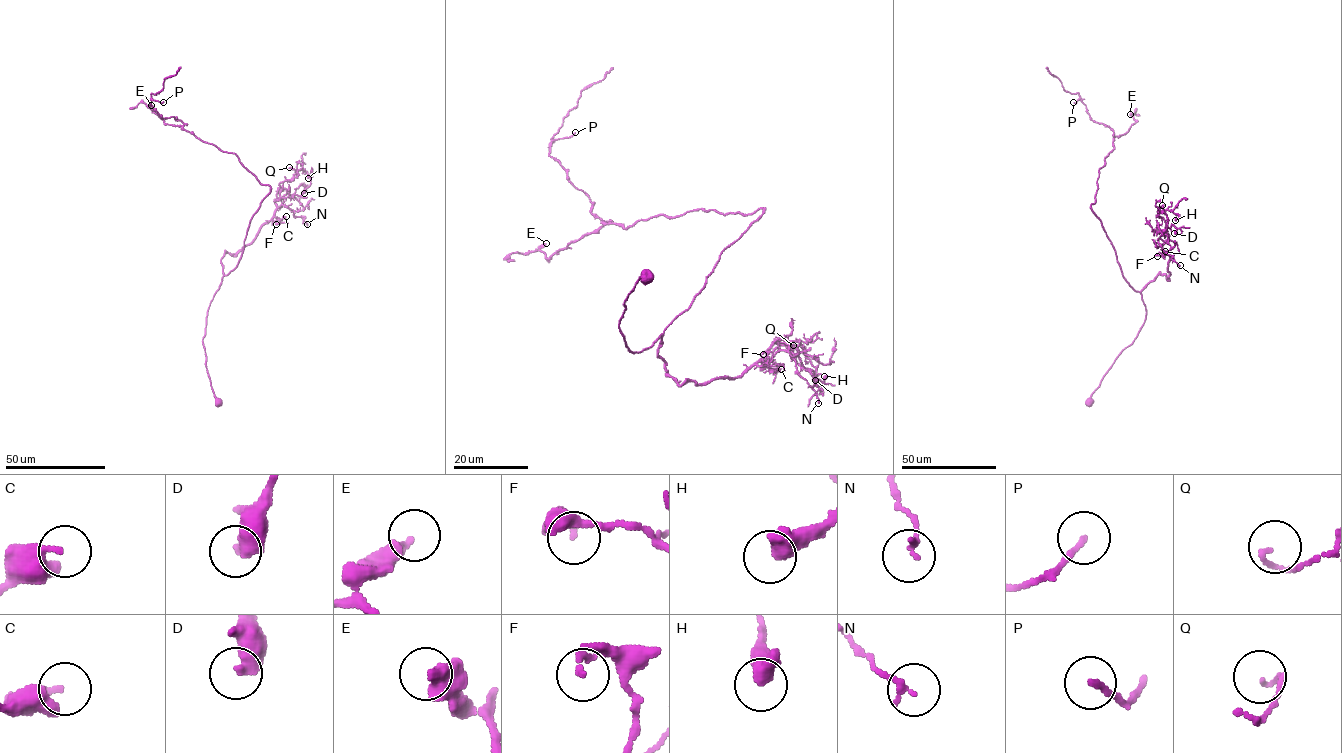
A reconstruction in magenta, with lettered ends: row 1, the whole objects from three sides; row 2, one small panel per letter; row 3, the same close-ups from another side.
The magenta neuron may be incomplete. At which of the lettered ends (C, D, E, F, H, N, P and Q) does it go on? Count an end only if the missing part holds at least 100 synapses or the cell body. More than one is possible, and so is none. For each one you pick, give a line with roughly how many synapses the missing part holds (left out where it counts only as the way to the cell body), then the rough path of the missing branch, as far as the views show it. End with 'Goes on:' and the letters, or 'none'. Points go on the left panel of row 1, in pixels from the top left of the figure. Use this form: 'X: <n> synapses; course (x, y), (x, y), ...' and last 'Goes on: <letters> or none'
Goes on: none

